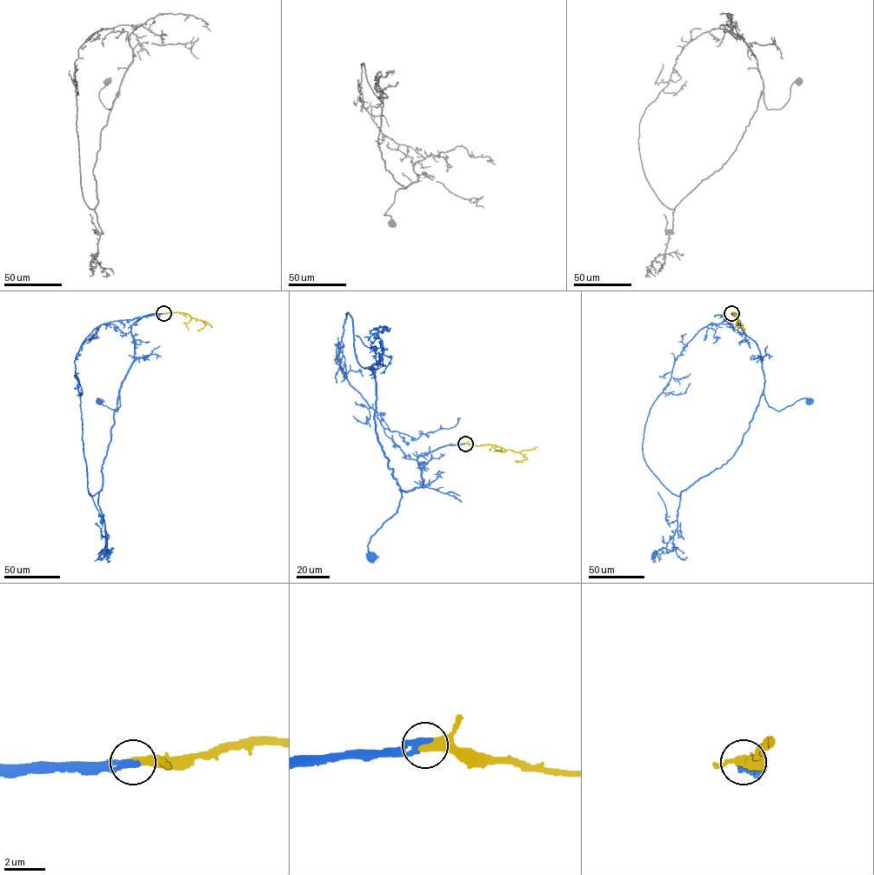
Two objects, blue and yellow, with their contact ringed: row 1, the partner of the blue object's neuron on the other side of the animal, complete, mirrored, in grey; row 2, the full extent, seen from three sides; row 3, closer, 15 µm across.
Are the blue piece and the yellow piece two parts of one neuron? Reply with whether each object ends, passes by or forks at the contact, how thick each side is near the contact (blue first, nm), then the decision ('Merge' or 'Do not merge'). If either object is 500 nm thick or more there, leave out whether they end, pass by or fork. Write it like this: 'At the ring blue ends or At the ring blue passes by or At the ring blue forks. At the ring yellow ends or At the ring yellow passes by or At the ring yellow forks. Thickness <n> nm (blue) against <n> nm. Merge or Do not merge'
At the ring blue ends. At the ring yellow ends. Thickness 400 nm (blue) against 480 nm. Merge

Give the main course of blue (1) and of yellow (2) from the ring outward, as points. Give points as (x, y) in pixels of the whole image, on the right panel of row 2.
1: (731, 313), (760, 352), (764, 380), (763, 392), (769, 406), (779, 410), (801, 398), (805, 398), (810, 402)
2: (731, 313), (741, 323), (743, 330)

